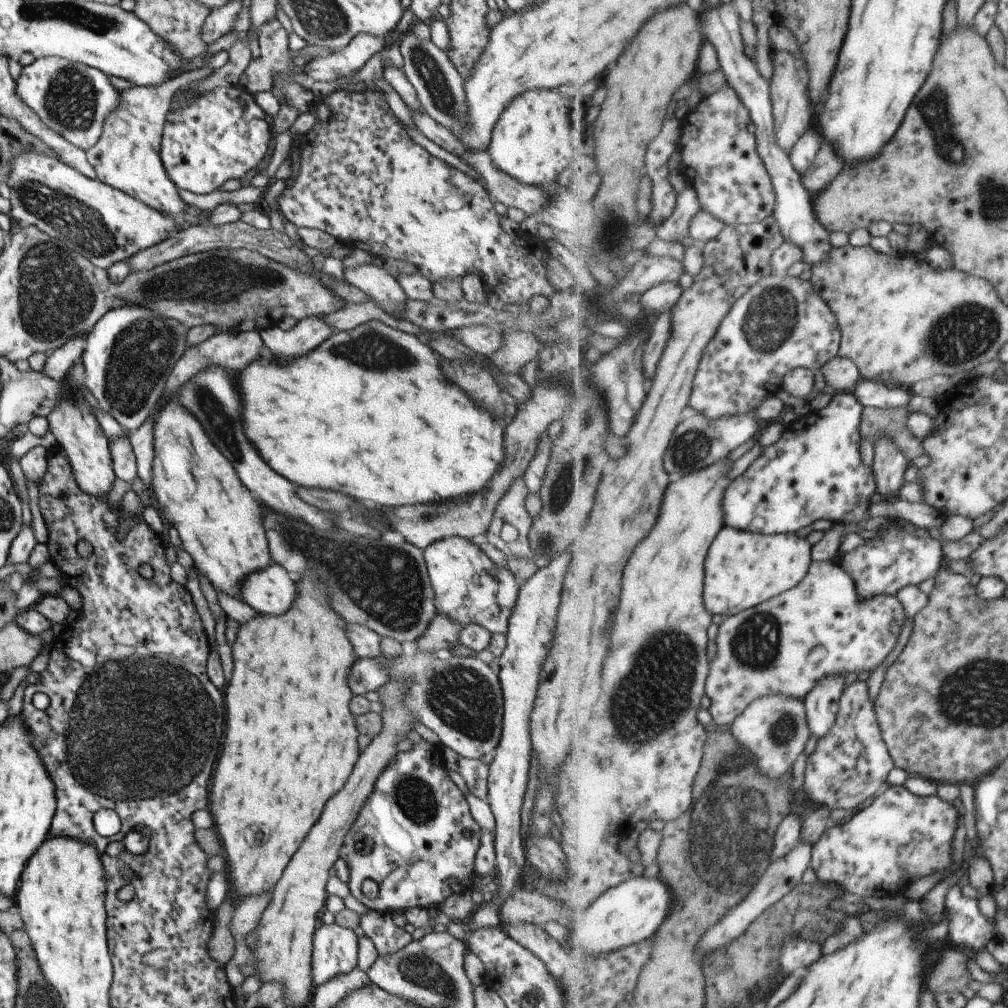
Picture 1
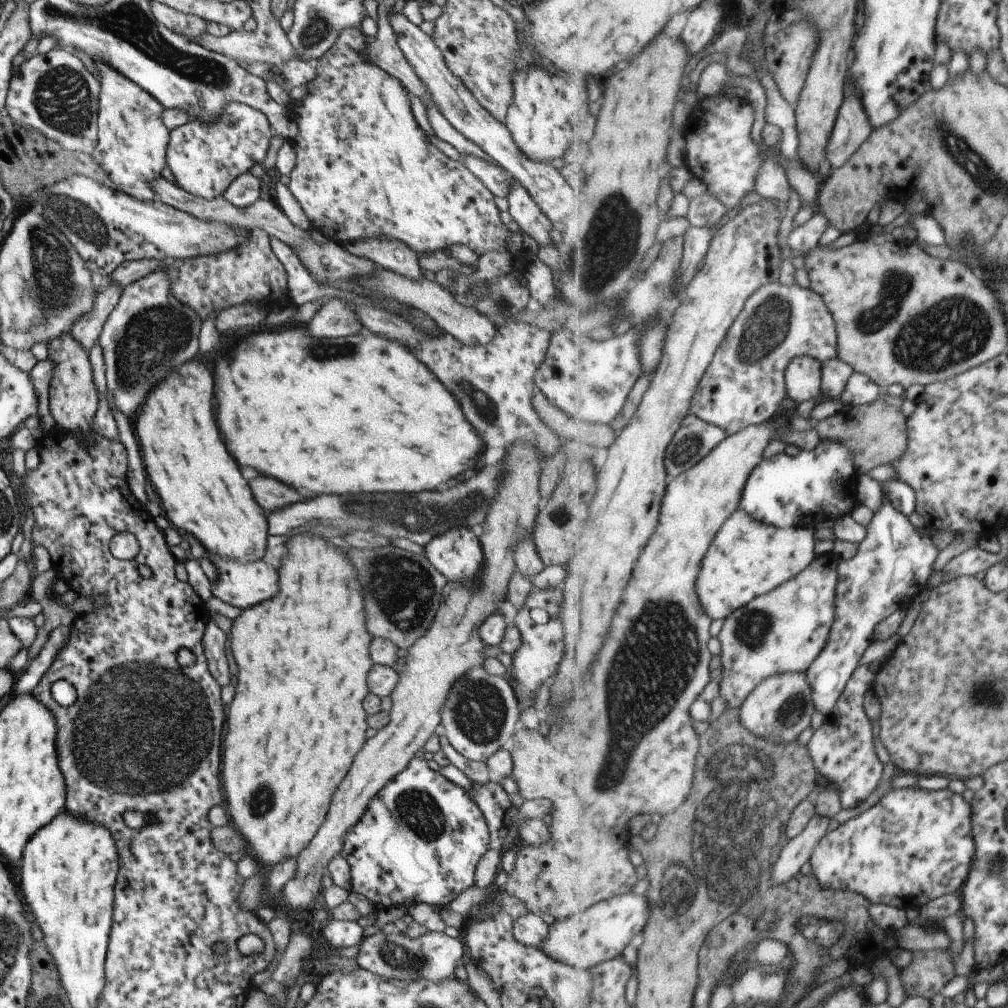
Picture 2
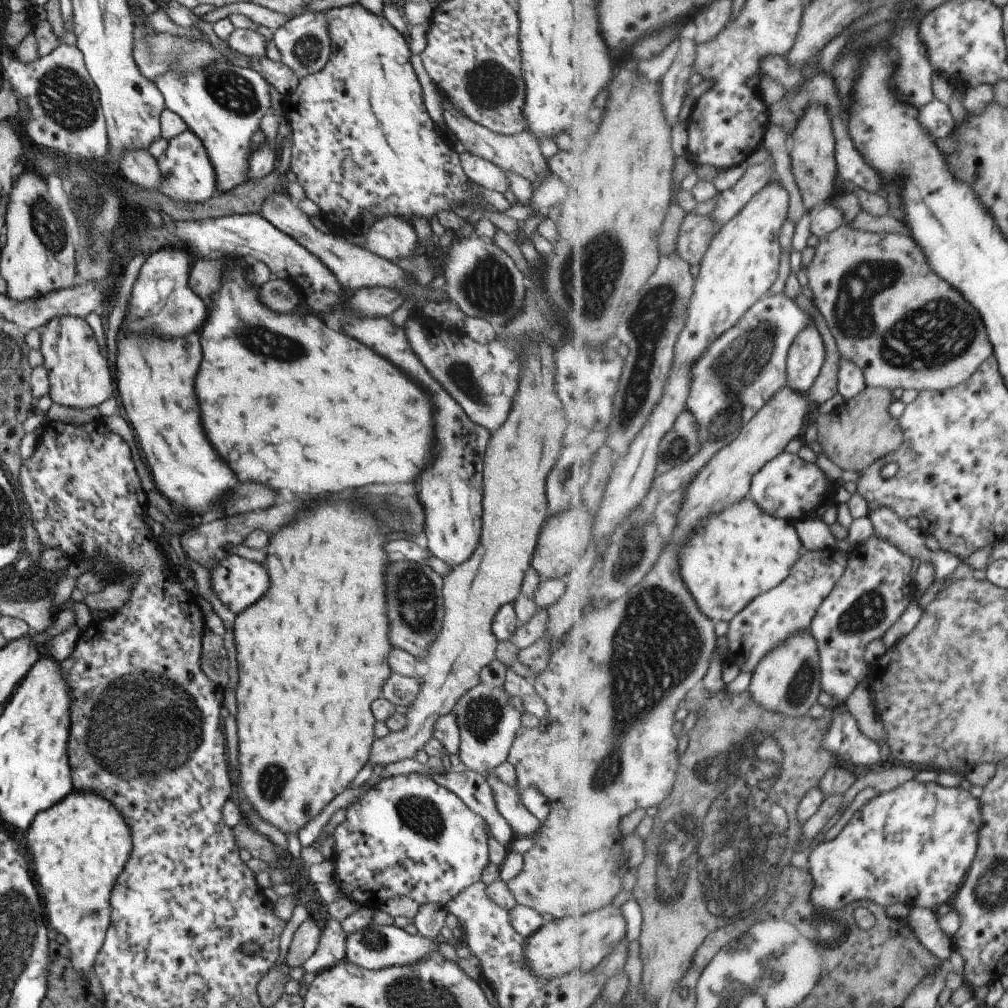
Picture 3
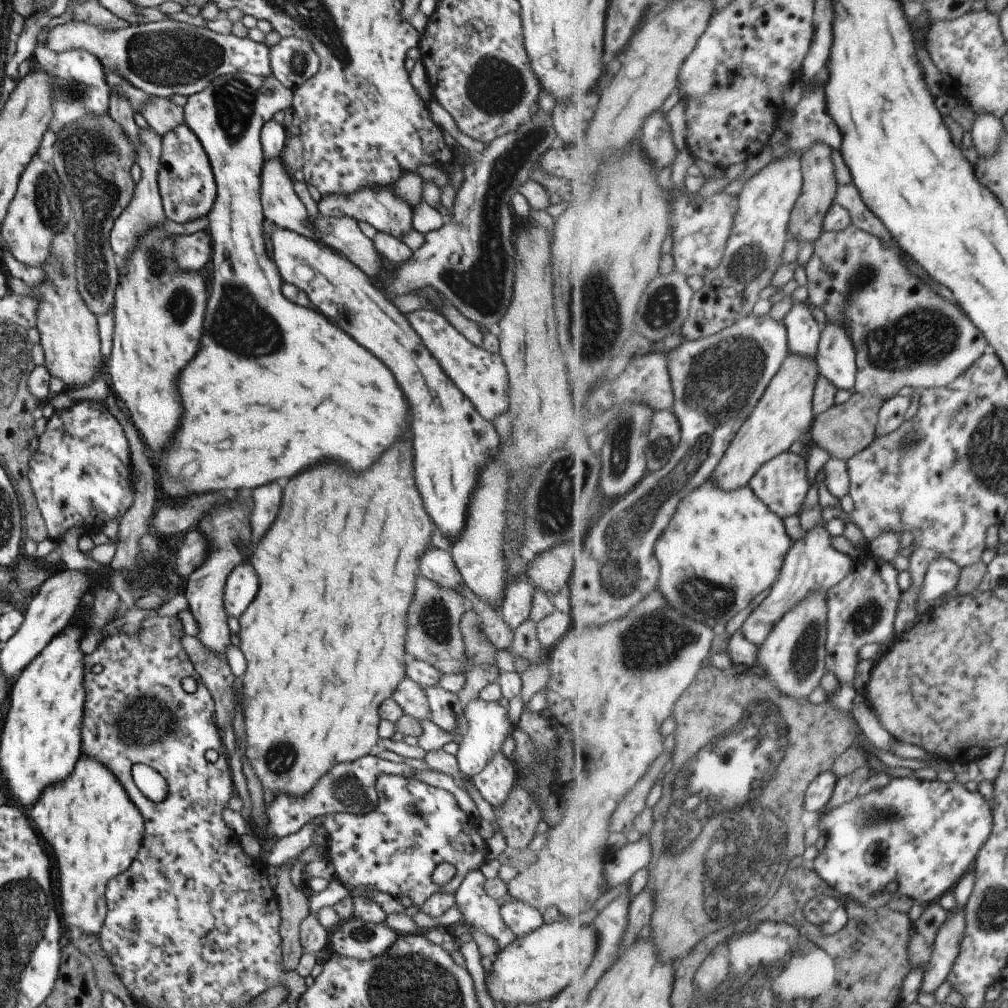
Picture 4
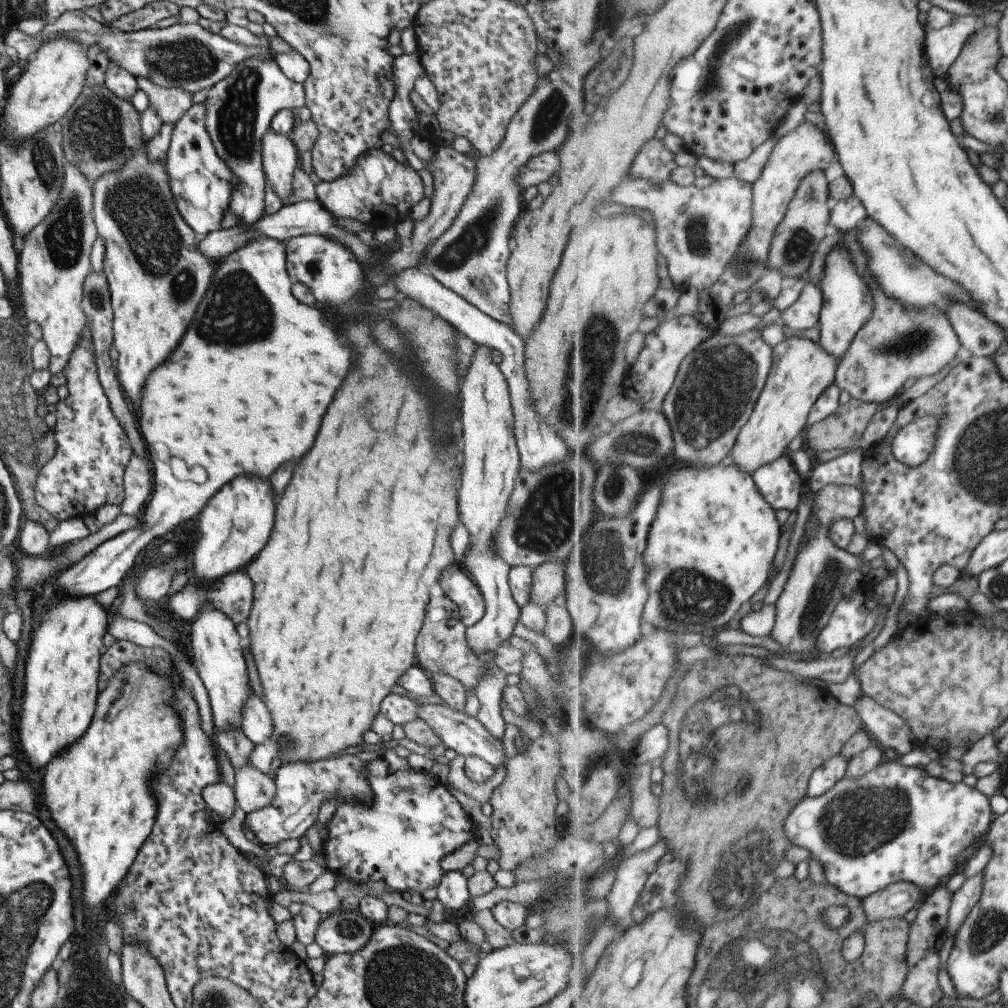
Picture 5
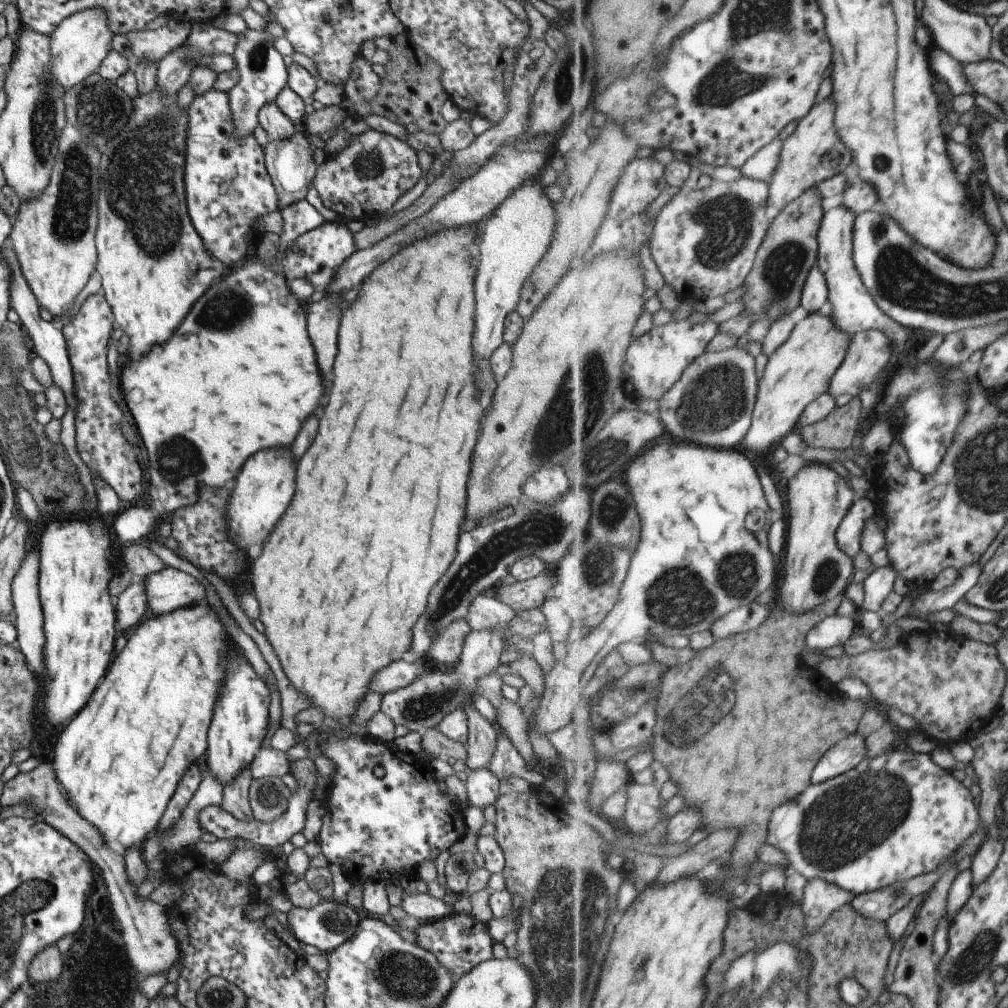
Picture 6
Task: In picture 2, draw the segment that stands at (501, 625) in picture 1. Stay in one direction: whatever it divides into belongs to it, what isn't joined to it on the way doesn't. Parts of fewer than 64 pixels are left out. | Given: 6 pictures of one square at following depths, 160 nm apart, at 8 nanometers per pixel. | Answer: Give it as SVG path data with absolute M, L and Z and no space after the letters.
M465 524L463 527L450 528L441 534L436 534L423 548L427 560L447 581L461 583L462 585L476 583L476 576L480 575L480 568L484 563L477 531L465 527Z

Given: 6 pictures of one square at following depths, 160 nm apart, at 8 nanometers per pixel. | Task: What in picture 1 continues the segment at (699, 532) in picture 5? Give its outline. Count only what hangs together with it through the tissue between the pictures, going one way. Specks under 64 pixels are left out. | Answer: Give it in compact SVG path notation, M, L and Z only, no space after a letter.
M725 525L706 560L705 608L712 614L730 617L795 588L812 566L811 546L796 533L765 535Z

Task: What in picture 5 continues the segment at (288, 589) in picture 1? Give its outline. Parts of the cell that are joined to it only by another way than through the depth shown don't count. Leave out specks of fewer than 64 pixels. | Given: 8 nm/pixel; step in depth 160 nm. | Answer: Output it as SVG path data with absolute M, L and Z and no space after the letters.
M186 566L184 572L188 575L187 582L179 591L171 594L167 598L167 606L169 606L170 613L173 616L177 616L177 618L183 620L183 622L191 623L197 618L198 613L208 605L209 609L217 608L221 614L229 616L229 620L231 620L233 624L245 622L245 618L247 618L247 614L249 614L249 608L251 608L251 590L253 590L253 584L251 584L251 580L247 578L245 572L237 570L237 572L229 574L229 576L223 576L221 580L217 580L217 584L211 583L210 585L207 583L200 585L196 581L192 566Z

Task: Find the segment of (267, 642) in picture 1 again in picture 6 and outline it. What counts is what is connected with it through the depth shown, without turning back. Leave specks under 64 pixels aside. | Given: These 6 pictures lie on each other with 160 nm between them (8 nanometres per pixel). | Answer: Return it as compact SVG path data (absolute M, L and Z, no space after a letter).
M455 226L455 228L447 228L445 232L435 232L433 236L425 236L425 238L419 238L419 240L413 240L411 244L403 246L399 252L395 252L389 260L381 262L367 278L365 282L369 282L369 290L365 290L365 282L361 284L359 292L357 292L357 298L351 302L351 306L347 310L341 312L341 322L339 322L339 332L337 332L337 356L335 356L335 362L333 362L333 380L331 380L331 388L329 388L329 398L327 398L327 404L325 404L325 412L323 416L319 418L319 428L317 428L317 436L313 438L311 446L307 452L303 452L303 456L299 458L297 462L297 478L295 478L295 494L289 502L289 506L285 508L281 520L275 524L269 540L265 542L263 546L263 552L259 554L259 558L251 564L251 588L255 590L255 598L259 602L259 610L261 610L261 622L265 626L265 636L269 640L269 644L273 646L279 662L281 662L281 668L283 672L287 674L287 680L295 686L295 690L303 692L305 696L309 696L309 700L319 706L323 710L324 722L333 722L333 724L341 724L341 718L346 718L350 723L352 717L353 708L355 708L355 702L359 700L368 690L367 682L371 678L371 674L383 666L387 666L389 662L397 660L403 652L407 654L409 648L409 628L413 626L413 622L417 620L417 616L424 610L425 600L427 600L427 594L429 594L429 588L433 586L433 582L439 580L439 576L447 570L449 563L452 561L453 555L455 554L455 544L457 544L457 534L459 534L459 528L461 528L461 518L463 518L463 506L465 506L465 480L467 480L467 474L469 474L469 464L471 464L471 450L473 450L473 444L475 444L475 438L477 438L477 432L479 432L479 418L483 414L483 408L481 404L477 402L479 400L479 390L475 388L475 360L473 360L473 352L471 352L471 334L473 334L473 274L475 274L475 264L473 264L473 258L469 254L469 246L475 242L475 228L473 226Z

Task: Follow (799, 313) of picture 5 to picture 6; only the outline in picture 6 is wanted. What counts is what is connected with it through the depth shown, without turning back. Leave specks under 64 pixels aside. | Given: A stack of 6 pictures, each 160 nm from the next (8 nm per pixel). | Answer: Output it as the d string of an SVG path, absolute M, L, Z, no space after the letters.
M816 264L804 284L800 304L808 313L825 311L829 305L829 297L830 288L828 287L826 274L820 269L820 265Z

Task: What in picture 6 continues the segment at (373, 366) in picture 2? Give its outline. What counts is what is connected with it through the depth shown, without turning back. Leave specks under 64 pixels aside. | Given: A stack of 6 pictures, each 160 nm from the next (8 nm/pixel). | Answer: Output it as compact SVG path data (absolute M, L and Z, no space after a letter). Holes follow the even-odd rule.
M249 29L236 34L235 48L232 54L234 68L239 72L239 81L226 93L232 118L232 134L237 138L251 135L258 124L258 110L264 104L274 101L277 93L287 85L286 67L283 57L277 52L273 44L274 37L263 29ZM305 199L279 210L283 226L274 258L278 266L269 266L258 259L254 250L237 266L209 285L205 296L191 306L185 320L173 330L173 336L151 348L141 360L124 358L119 375L119 388L127 410L133 416L149 464L147 494L151 508L133 506L117 514L113 522L115 538L110 549L121 556L122 548L133 543L147 542L159 519L169 519L173 511L197 500L199 484L225 484L237 476L235 468L261 448L289 446L305 420L319 406L321 378L315 364L315 352L305 334L305 305L288 289L280 266L282 252L298 236L325 221Z

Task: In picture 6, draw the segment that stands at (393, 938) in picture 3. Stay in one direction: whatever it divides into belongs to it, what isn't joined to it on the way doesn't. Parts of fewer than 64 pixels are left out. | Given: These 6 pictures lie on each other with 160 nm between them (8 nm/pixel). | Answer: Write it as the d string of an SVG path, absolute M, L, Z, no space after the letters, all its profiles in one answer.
M330 899L320 900L315 906L306 909L292 906L286 913L286 919L292 935L302 946L311 944L320 953L328 954L354 933L353 929L357 926L361 915L360 911L349 907L345 902Z

